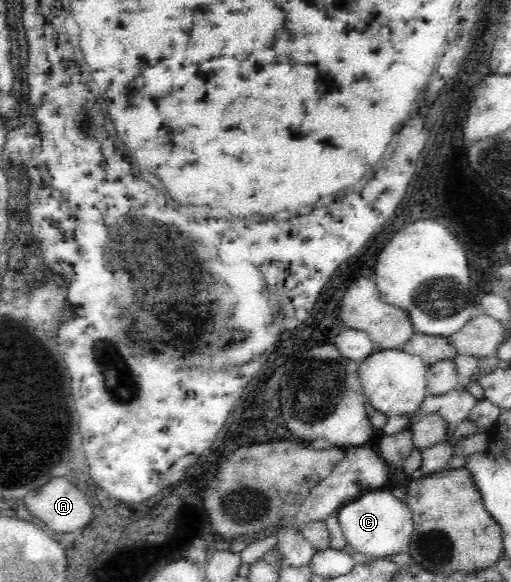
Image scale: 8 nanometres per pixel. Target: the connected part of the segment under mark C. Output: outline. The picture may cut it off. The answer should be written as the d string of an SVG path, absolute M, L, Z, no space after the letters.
M368 489L358 497L344 502L335 513L338 516L338 522L348 547L352 547L368 557L386 557L386 555L400 553L411 542L411 535L414 530L413 514L408 504L398 499L391 490Z

